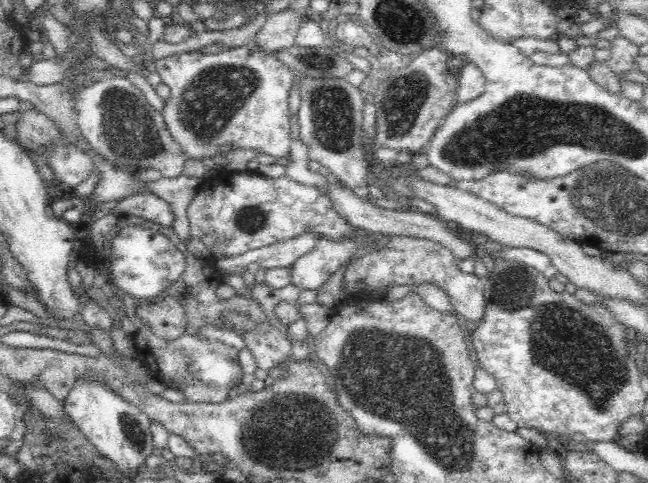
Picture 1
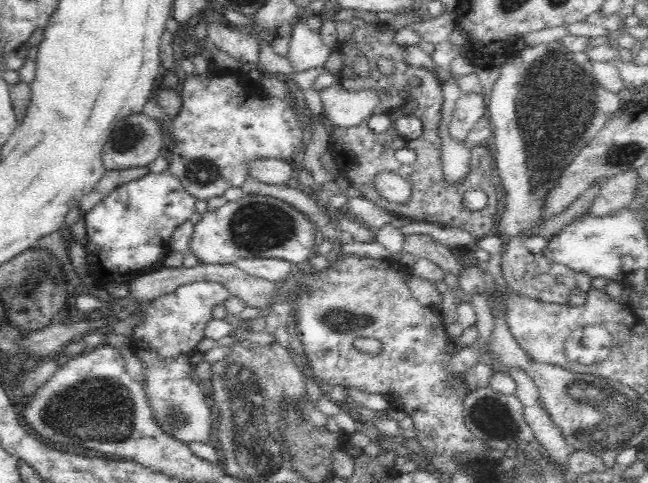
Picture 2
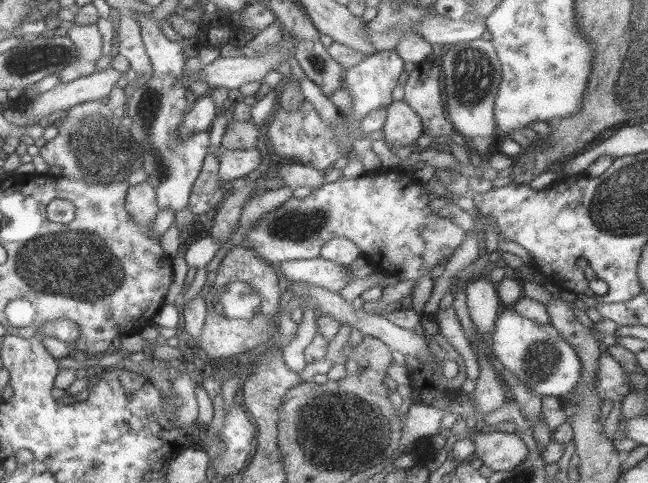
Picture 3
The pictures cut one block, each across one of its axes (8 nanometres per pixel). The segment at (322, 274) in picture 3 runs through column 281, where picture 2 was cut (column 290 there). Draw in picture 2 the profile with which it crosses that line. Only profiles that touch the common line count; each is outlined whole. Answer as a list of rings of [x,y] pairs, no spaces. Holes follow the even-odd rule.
[[[244,258],[235,266],[253,277],[263,278],[279,285],[290,276],[291,264],[276,258]]]

